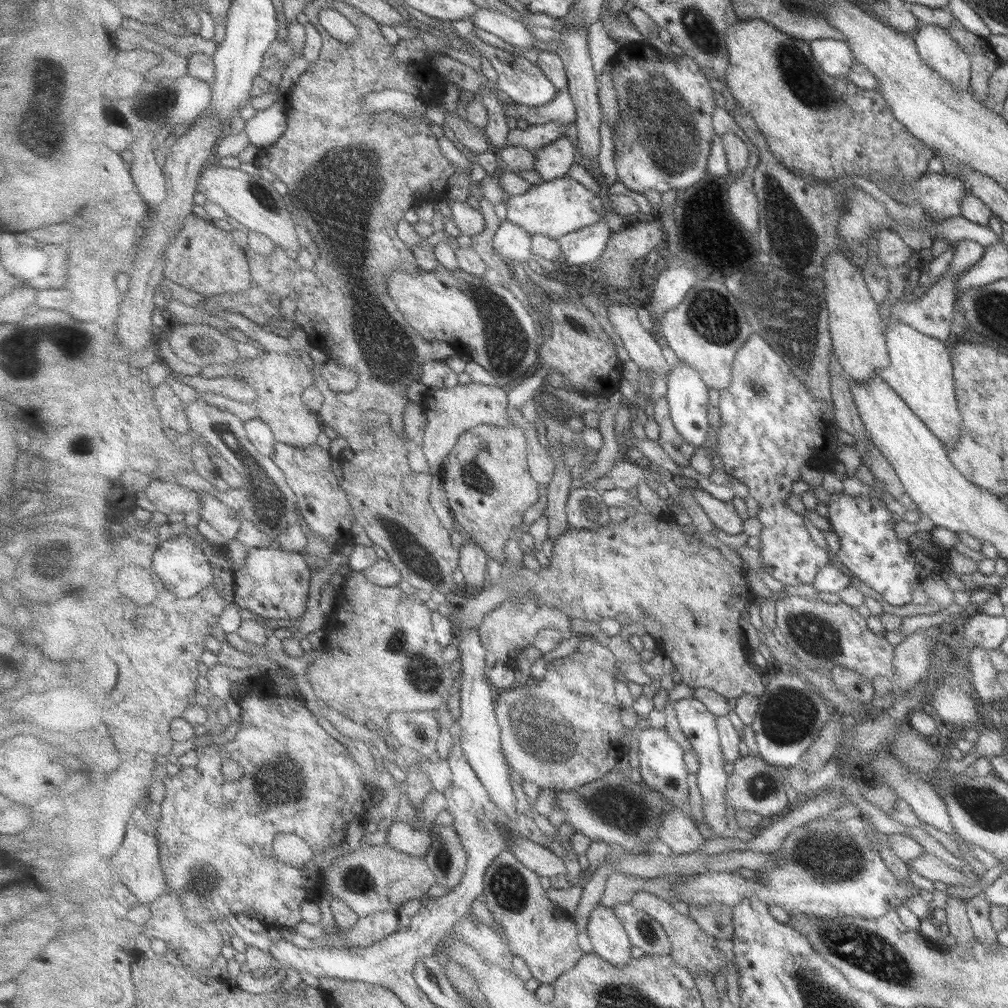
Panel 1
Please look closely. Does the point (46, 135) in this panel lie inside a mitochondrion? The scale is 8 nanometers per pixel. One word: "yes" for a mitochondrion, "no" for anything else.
yes

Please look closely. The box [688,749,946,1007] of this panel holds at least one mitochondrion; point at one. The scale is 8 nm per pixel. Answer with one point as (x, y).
(873, 954)

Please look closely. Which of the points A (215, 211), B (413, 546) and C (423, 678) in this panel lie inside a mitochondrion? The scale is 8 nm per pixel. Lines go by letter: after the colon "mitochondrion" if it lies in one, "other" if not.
A: other
B: mitochondrion
C: mitochondrion

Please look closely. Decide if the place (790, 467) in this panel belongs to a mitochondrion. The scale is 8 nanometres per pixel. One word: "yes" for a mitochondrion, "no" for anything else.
no

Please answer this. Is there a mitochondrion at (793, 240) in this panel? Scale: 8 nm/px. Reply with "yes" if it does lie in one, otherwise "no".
yes

